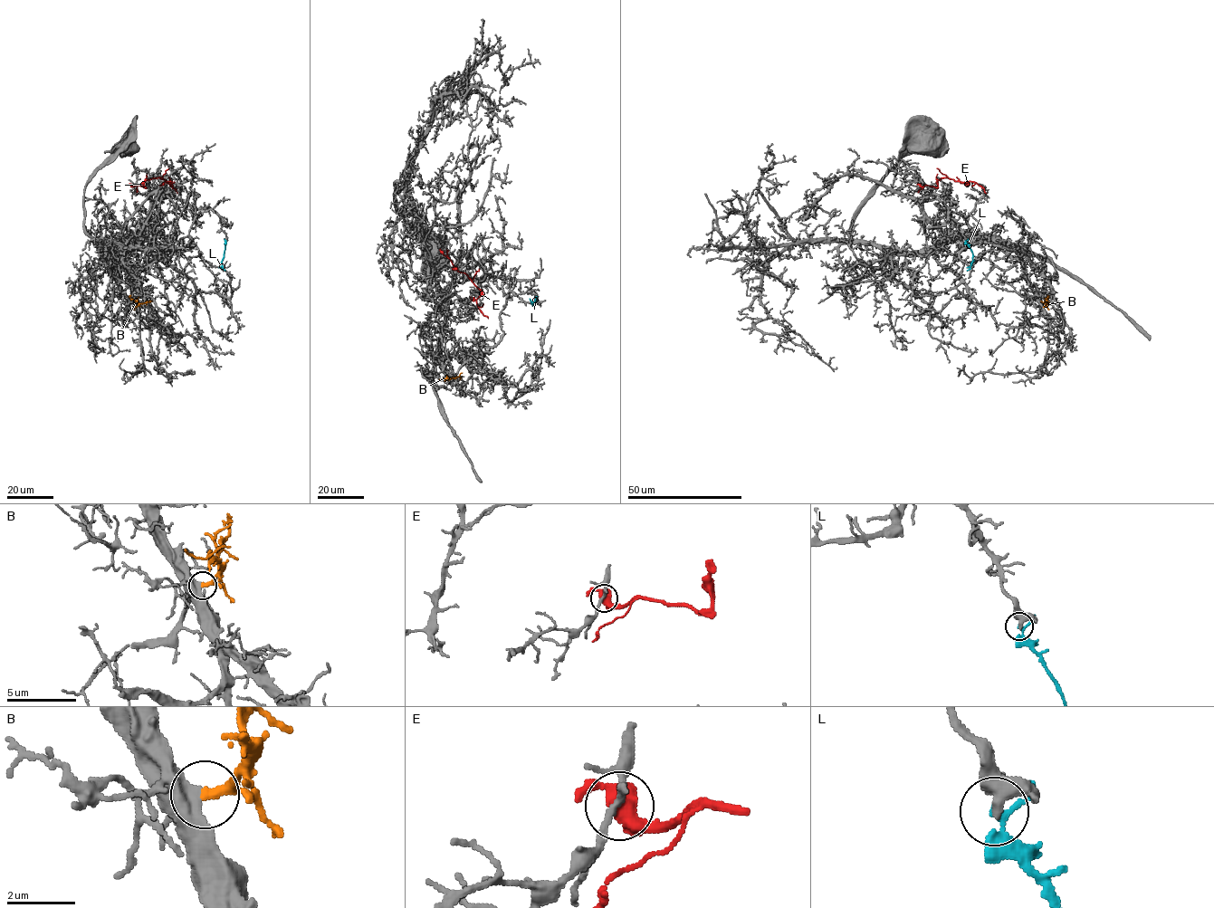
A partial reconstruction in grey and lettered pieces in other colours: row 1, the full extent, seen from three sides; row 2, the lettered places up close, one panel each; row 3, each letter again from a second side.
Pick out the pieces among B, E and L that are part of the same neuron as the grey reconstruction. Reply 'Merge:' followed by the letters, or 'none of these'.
Merge: B

